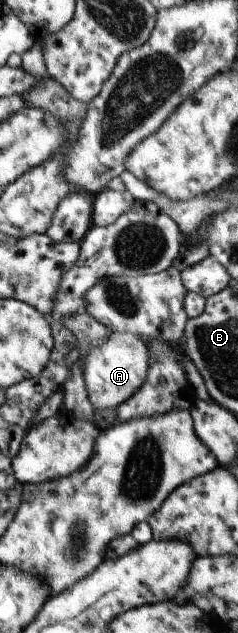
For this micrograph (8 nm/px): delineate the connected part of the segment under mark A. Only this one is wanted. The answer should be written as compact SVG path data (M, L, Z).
M114 332L101 344L91 346L89 352L81 354L83 376L92 407L105 413L122 405L131 398L145 382L149 370L149 350L147 343L135 334Z

